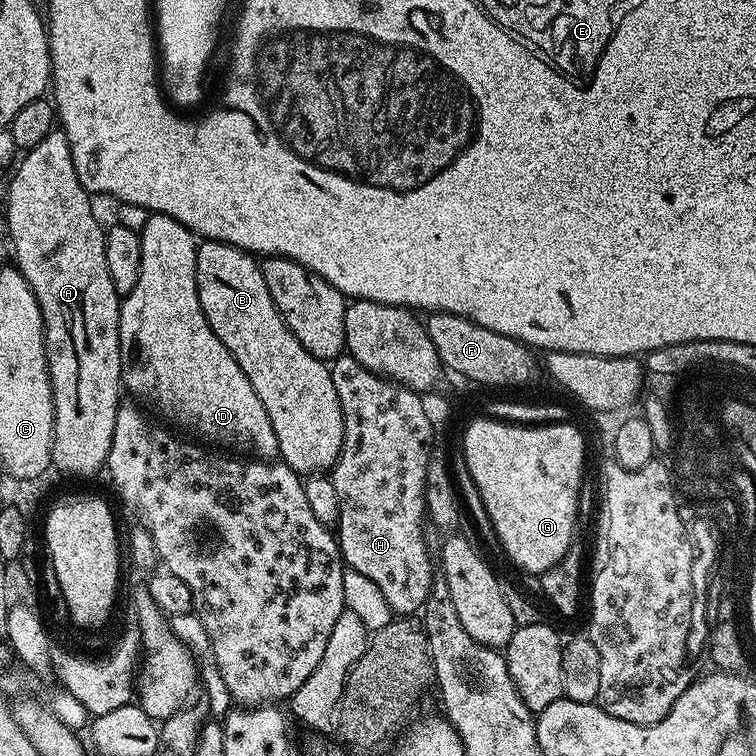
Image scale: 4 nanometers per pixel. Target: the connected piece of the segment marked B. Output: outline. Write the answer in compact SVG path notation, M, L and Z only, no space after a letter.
M204 240L196 250L196 285L202 310L214 334L230 350L234 362L242 366L242 374L250 378L250 386L254 386L258 398L262 398L262 406L266 406L266 414L270 414L270 426L274 426L274 438L278 438L279 459L301 474L327 473L336 465L344 433L342 406L338 402L338 390L334 390L332 369L294 338L270 298L270 290L266 290L266 278L262 278L257 257L233 244Z

